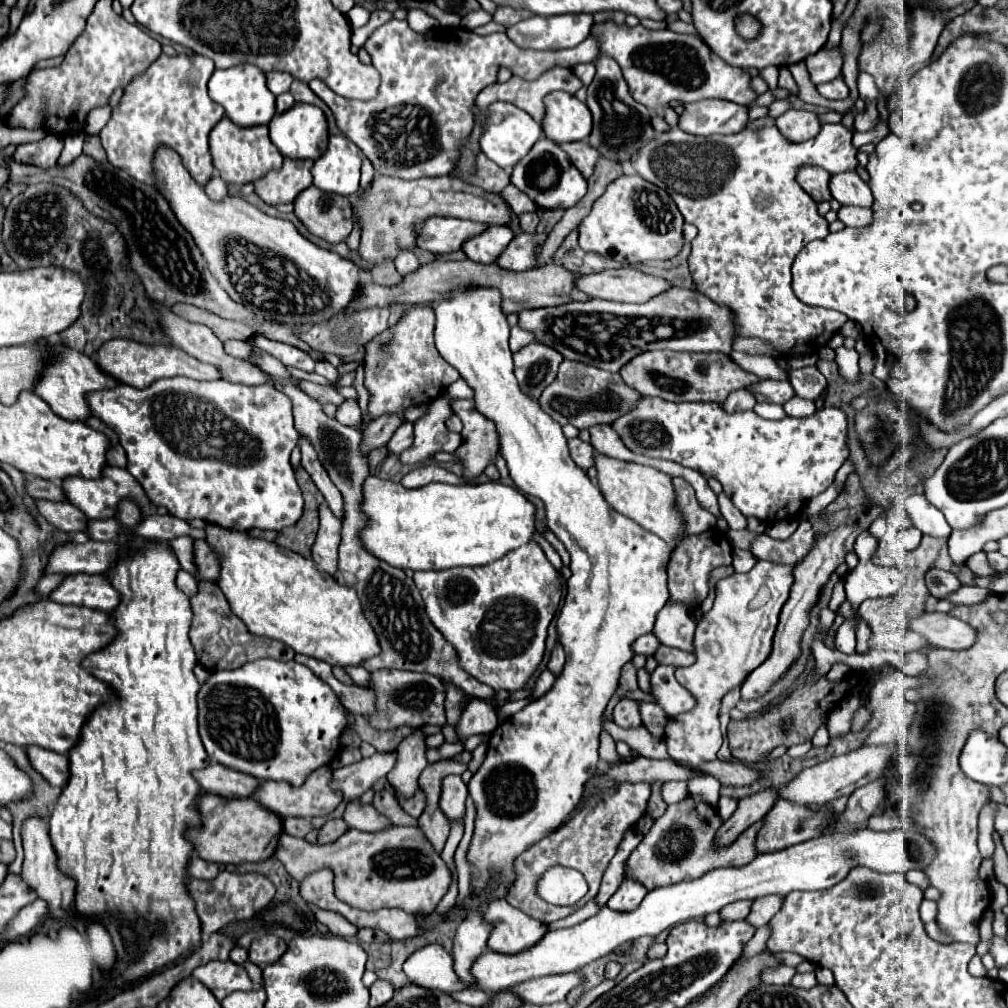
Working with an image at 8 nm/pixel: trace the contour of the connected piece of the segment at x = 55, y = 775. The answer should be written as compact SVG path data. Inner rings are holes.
M28 745L24 747L30 765L52 785L52 787L64 787L66 779L68 779L68 757L54 753L54 751L46 751L42 747L34 747Z

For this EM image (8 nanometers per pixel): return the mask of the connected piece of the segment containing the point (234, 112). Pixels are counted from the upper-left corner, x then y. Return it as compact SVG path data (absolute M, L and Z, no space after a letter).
M236 65L230 69L216 69L208 81L210 97L226 109L226 117L240 127L268 125L276 113L276 97L266 87L266 75L254 65Z

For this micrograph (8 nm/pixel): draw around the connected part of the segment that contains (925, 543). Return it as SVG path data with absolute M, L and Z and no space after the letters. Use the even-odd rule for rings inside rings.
M924 535L922 543L914 551L892 551L890 547L880 545L874 555L874 563L882 567L896 567L904 575L902 589L896 595L926 595L924 573L932 567L944 543L946 541Z

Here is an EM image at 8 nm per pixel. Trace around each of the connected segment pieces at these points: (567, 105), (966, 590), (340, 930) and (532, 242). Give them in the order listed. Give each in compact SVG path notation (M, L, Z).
M564 91L546 97L546 117L542 121L544 135L556 143L586 141L592 133L592 113L586 103Z
M962 585L962 589L958 589L956 593L950 593L946 599L952 601L954 605L974 605L978 601L984 601L988 595L990 595L988 589L974 587L974 585Z
M310 904L310 909L314 912L316 921L325 925L330 934L341 936L346 939L350 939L356 935L358 928L348 922L340 914L333 911L319 909L313 904Z
M522 233L512 239L506 253L496 261L496 265L510 271L528 271L538 265L538 245L546 241L547 234L530 235Z

